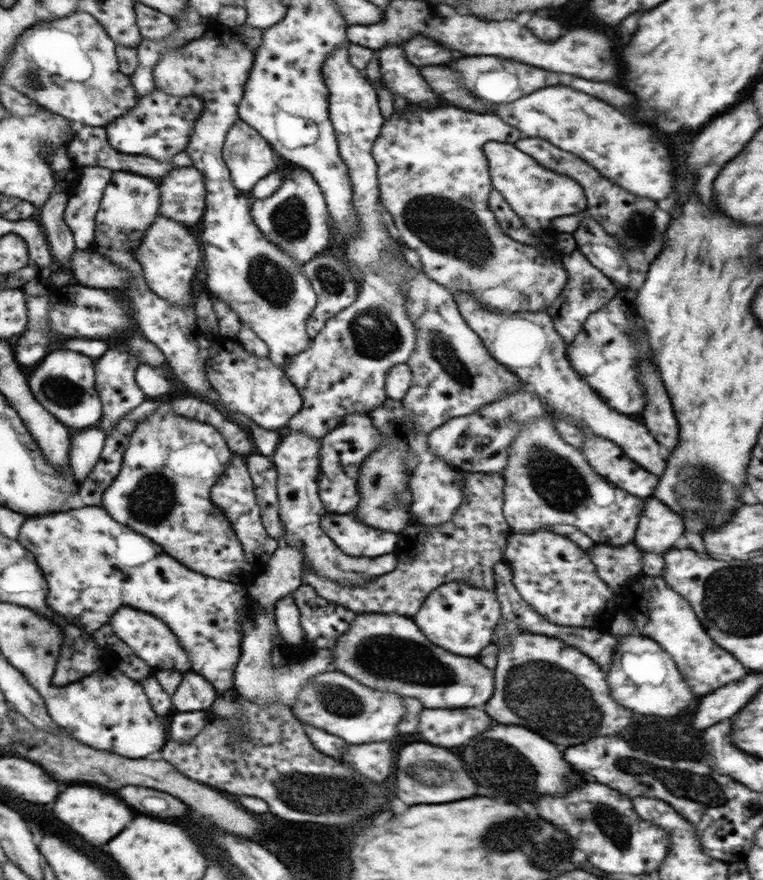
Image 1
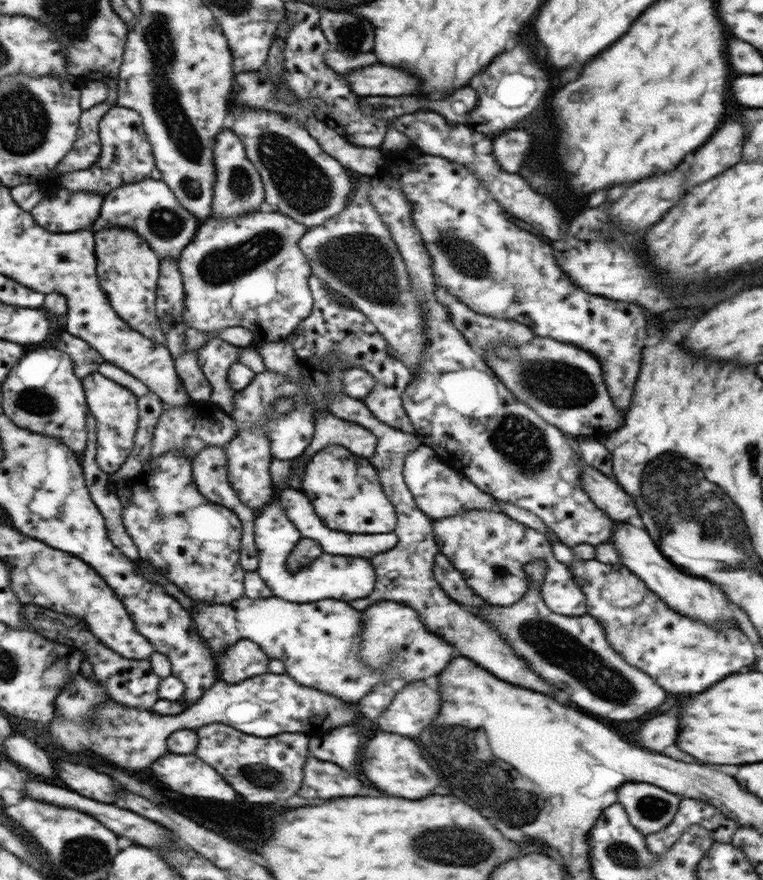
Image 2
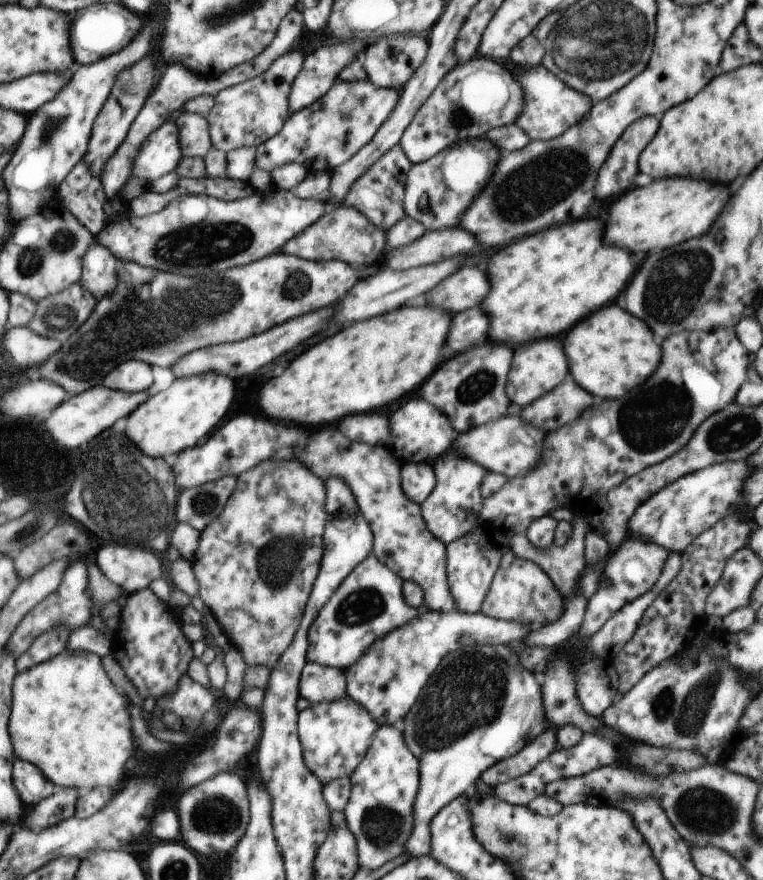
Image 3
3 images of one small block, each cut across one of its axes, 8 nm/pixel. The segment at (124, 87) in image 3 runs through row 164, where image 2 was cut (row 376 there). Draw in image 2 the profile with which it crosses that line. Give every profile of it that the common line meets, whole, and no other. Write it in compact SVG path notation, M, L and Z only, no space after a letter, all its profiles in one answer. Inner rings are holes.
M98 372L86 376L82 379L82 383L85 387L88 408L90 408L97 426L95 437L98 442L98 452L95 459L100 470L110 475L125 464L136 445L137 429L140 427L136 396L128 387L122 386Z

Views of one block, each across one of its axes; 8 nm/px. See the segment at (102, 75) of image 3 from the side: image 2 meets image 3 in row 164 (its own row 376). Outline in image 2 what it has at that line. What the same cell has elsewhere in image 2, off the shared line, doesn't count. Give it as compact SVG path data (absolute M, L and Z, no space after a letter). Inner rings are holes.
M57 348L32 350L18 361L1 385L5 415L20 428L60 438L73 452L86 446L86 397L82 380L74 375L74 361Z

